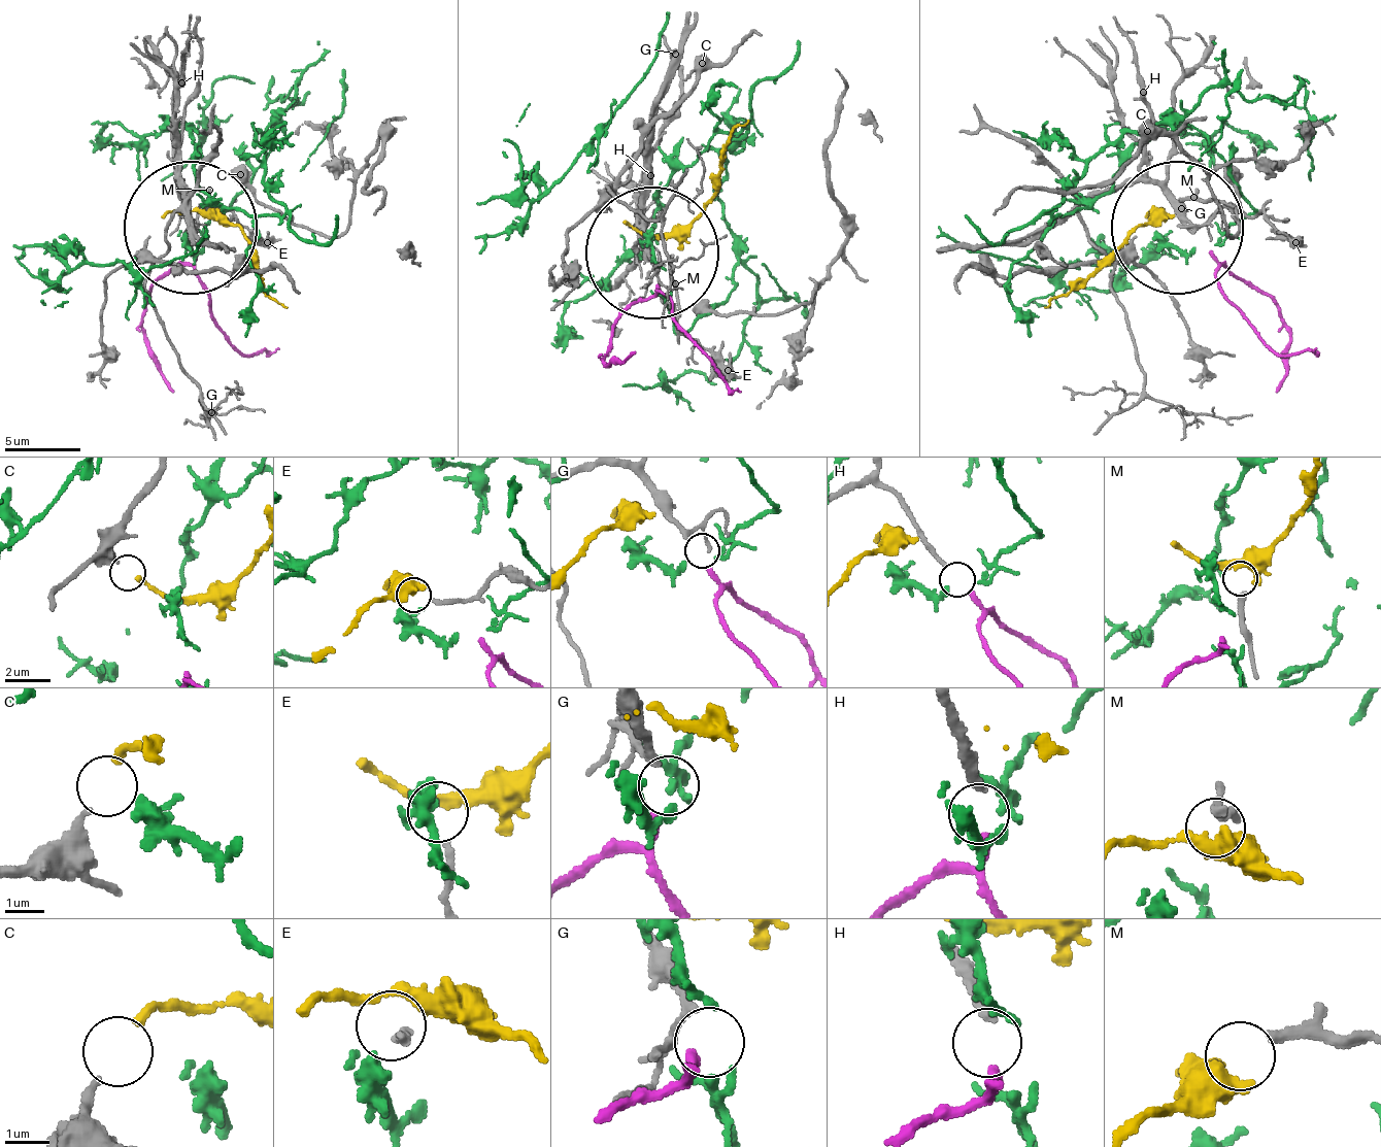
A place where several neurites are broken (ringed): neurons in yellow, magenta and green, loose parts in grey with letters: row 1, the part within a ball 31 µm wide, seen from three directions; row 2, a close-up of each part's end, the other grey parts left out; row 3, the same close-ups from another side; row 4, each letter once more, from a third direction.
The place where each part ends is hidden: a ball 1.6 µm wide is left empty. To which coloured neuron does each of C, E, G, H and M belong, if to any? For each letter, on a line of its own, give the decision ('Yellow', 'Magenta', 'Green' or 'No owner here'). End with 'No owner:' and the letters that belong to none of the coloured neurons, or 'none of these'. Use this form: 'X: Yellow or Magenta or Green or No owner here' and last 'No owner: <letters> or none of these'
C: Yellow
E: No owner here
G: No owner here
H: Magenta
M: No owner here
No owner: E, G, M

